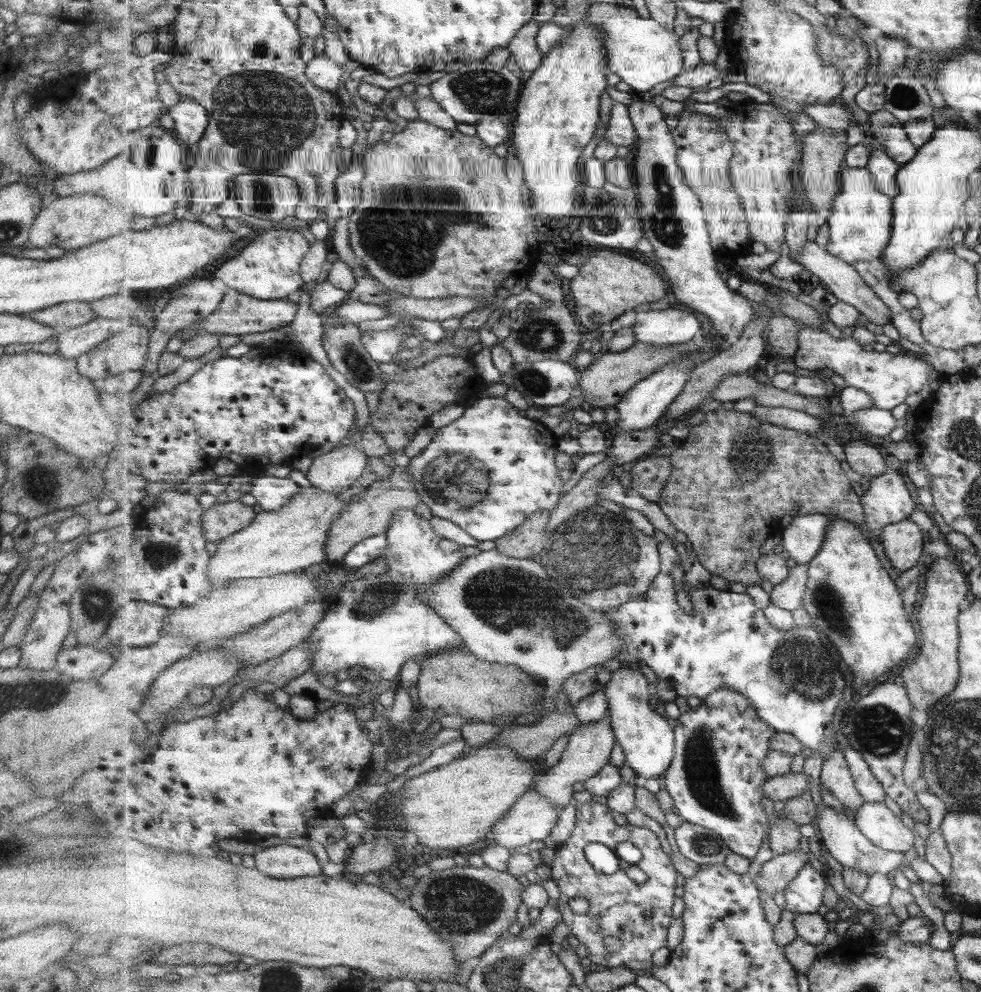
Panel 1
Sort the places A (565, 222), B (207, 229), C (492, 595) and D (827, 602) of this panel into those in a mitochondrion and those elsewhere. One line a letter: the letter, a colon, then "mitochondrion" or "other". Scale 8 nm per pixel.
A: other
B: other
C: mitochondrion
D: mitochondrion

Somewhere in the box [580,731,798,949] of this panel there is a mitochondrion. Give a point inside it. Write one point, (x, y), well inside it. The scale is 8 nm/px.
(706, 845)

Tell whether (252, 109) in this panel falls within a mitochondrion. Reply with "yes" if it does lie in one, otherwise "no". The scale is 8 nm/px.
yes

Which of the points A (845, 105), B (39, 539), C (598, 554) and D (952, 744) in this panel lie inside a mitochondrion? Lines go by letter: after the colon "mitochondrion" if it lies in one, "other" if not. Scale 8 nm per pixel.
A: other
B: other
C: mitochondrion
D: mitochondrion

